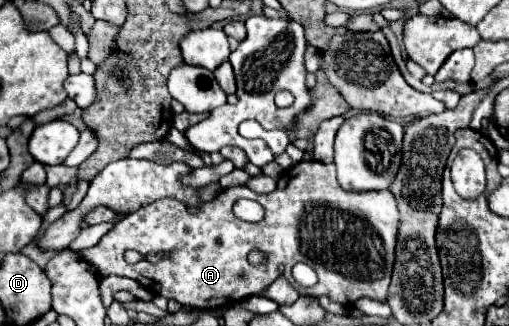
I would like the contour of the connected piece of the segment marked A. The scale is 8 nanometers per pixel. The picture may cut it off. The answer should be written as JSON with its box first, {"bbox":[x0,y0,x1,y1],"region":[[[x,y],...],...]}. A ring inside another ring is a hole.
{"bbox":[79,160,397,310],"region":[[[317,160],[299,162],[283,170],[277,182],[277,190],[273,190],[271,194],[255,194],[247,186],[233,186],[221,190],[211,202],[201,204],[195,210],[197,212],[191,212],[191,208],[179,200],[161,198],[125,216],[121,222],[115,224],[113,230],[109,230],[101,238],[97,246],[81,250],[79,254],[85,260],[89,260],[99,270],[101,276],[117,274],[117,276],[133,278],[149,292],[161,294],[169,300],[177,300],[181,306],[197,308],[197,310],[219,310],[223,308],[225,302],[241,302],[249,296],[261,296],[281,276],[279,266],[285,266],[283,276],[291,286],[295,286],[295,290],[301,296],[315,296],[315,298],[327,296],[343,306],[351,306],[355,300],[363,296],[379,302],[387,300],[387,288],[391,280],[393,252],[397,240],[397,204],[389,190],[373,190],[373,192],[343,190],[335,178],[335,164],[323,164]],[[239,198],[249,198],[259,202],[265,210],[265,218],[255,224],[239,220],[231,210],[235,200]],[[127,250],[137,250],[143,258],[137,264],[129,264],[123,258]],[[251,250],[261,250],[267,256],[267,260],[261,266],[253,266],[247,260]],[[147,254],[165,254],[165,258],[153,264],[147,260]],[[297,262],[305,262],[317,272],[319,282],[315,286],[305,288],[295,282],[295,278],[291,276],[291,268]]]}

